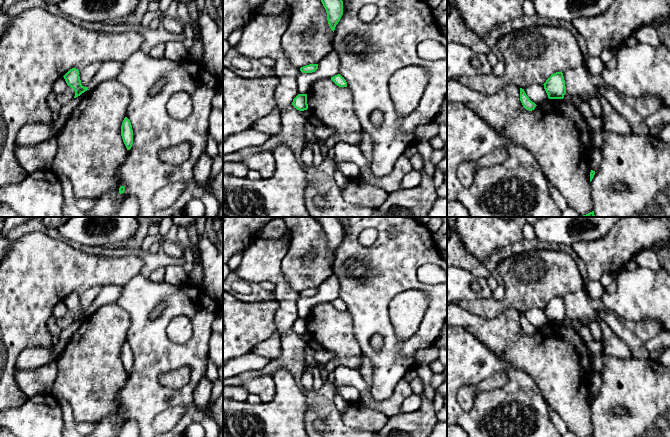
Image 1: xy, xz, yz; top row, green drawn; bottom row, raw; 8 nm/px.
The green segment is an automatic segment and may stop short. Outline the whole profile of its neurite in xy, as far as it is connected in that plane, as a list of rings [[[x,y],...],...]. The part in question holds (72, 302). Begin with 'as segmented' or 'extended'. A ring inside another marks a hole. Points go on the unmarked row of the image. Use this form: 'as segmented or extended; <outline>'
as segmented; [[[76,292],[70,293],[63,301],[64,301],[67,309],[70,310],[75,315],[74,322],[80,320],[82,317],[89,314],[88,311],[84,311],[81,308],[78,293],[76,293]]]

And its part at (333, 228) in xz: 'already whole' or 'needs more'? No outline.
already whole

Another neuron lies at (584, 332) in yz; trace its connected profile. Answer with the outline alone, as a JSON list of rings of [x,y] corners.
[[[583,325],[581,327],[581,329],[578,331],[580,337],[582,338],[582,340],[588,344],[590,342],[593,342],[594,341],[594,338],[593,338],[593,335],[592,333],[590,332],[590,328],[588,325]]]

